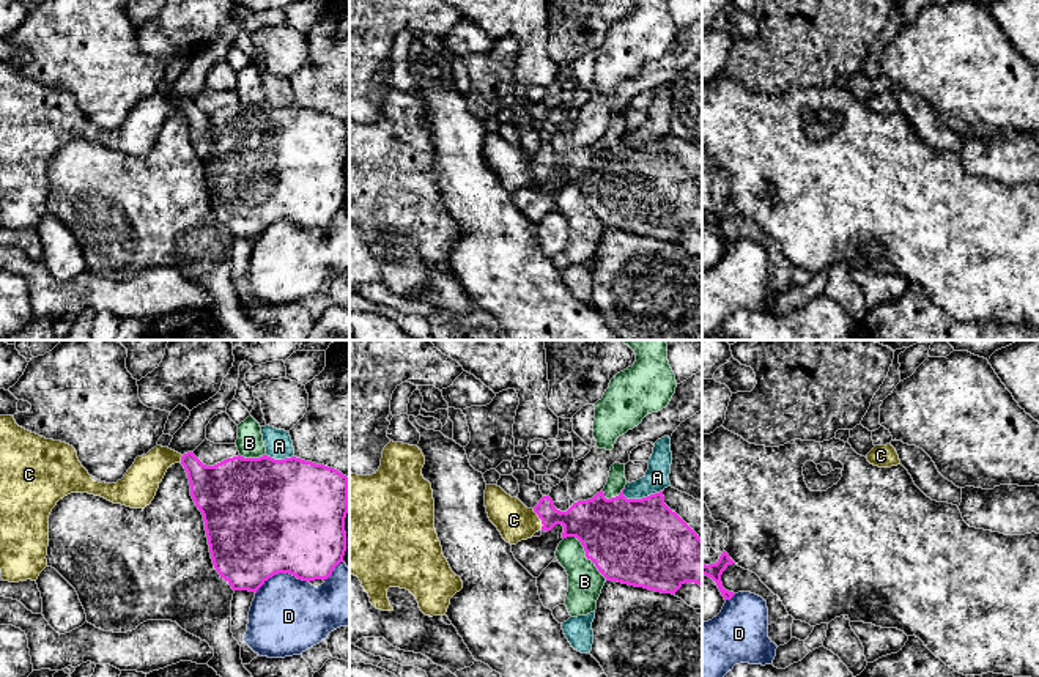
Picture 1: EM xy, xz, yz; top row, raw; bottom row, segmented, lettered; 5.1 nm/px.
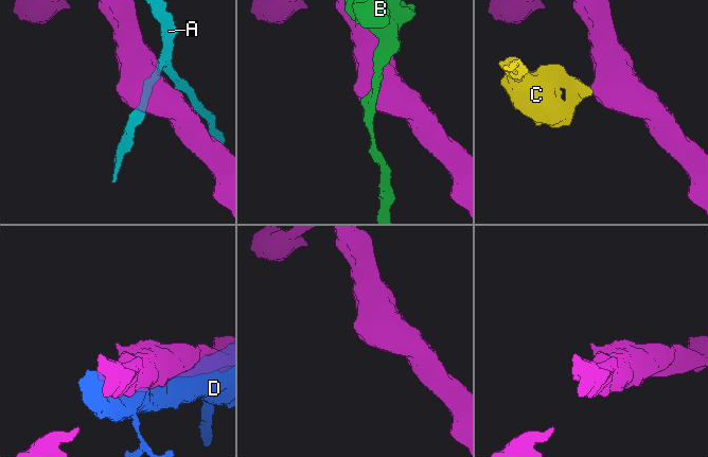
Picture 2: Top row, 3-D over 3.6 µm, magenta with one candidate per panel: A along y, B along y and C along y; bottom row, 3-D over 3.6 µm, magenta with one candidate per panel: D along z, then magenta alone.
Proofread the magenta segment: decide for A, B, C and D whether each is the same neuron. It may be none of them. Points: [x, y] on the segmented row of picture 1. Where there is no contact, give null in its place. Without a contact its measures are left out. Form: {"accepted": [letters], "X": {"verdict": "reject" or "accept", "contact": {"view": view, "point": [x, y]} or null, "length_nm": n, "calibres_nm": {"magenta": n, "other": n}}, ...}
{"accepted": ["C"], "A": {"verdict": "reject", "contact": {"view": "xz", "point": [643, 498]}, "length_nm": 220, "calibres_nm": {"magenta": 440, "other": 130}}, "B": {"verdict": "reject", "contact": {"view": "xz", "point": [586, 553]}, "length_nm": 320, "calibres_nm": {"magenta": 440, "other": 180}}, "C": {"verdict": "accept", "contact": {"view": "xz", "point": [539, 517]}, "length_nm": 120, "calibres_nm": {"magenta": 200, "other": 190}}, "D": {"verdict": "reject", "contact": {"view": "xy", "point": [281, 572]}, "length_nm": 280, "calibres_nm": {"magenta": 500, "other": 380}}}

